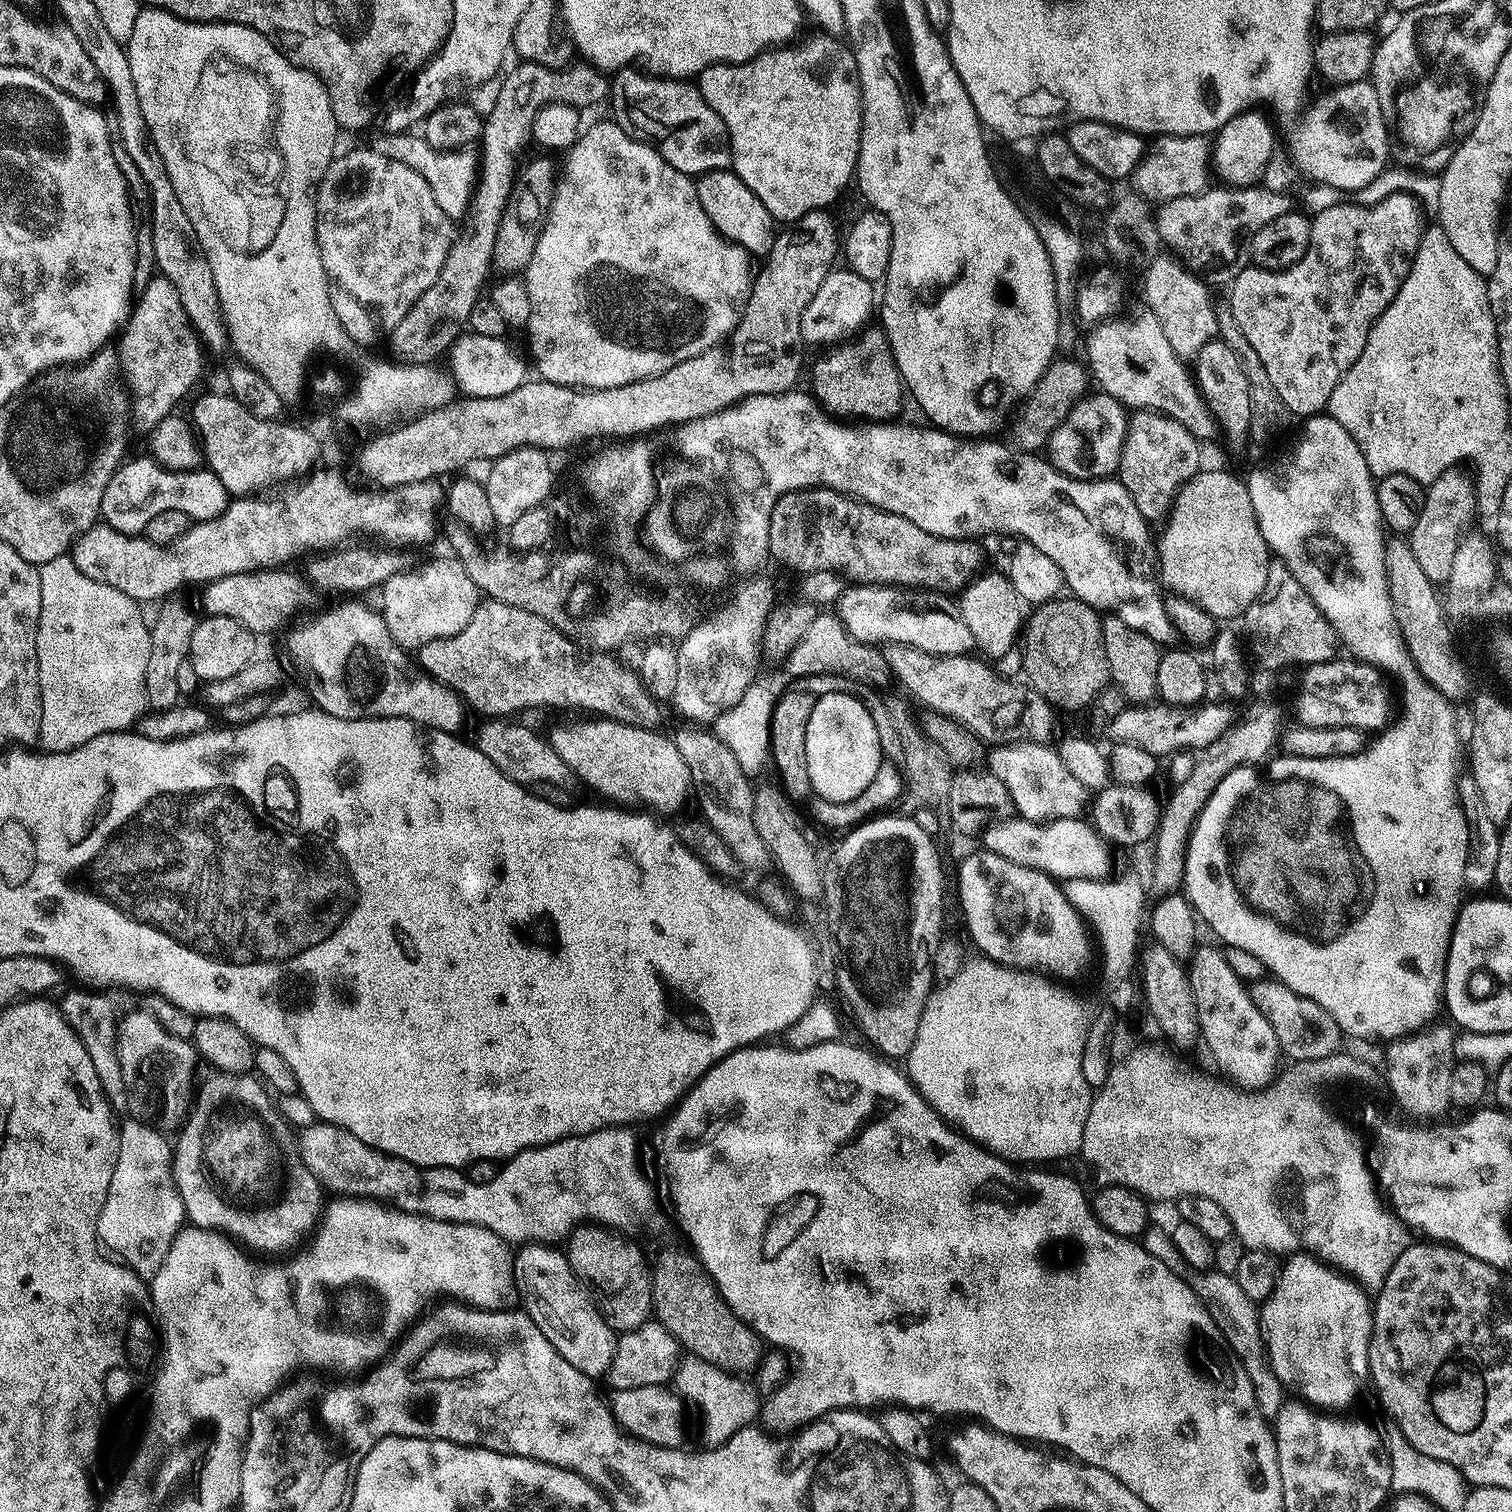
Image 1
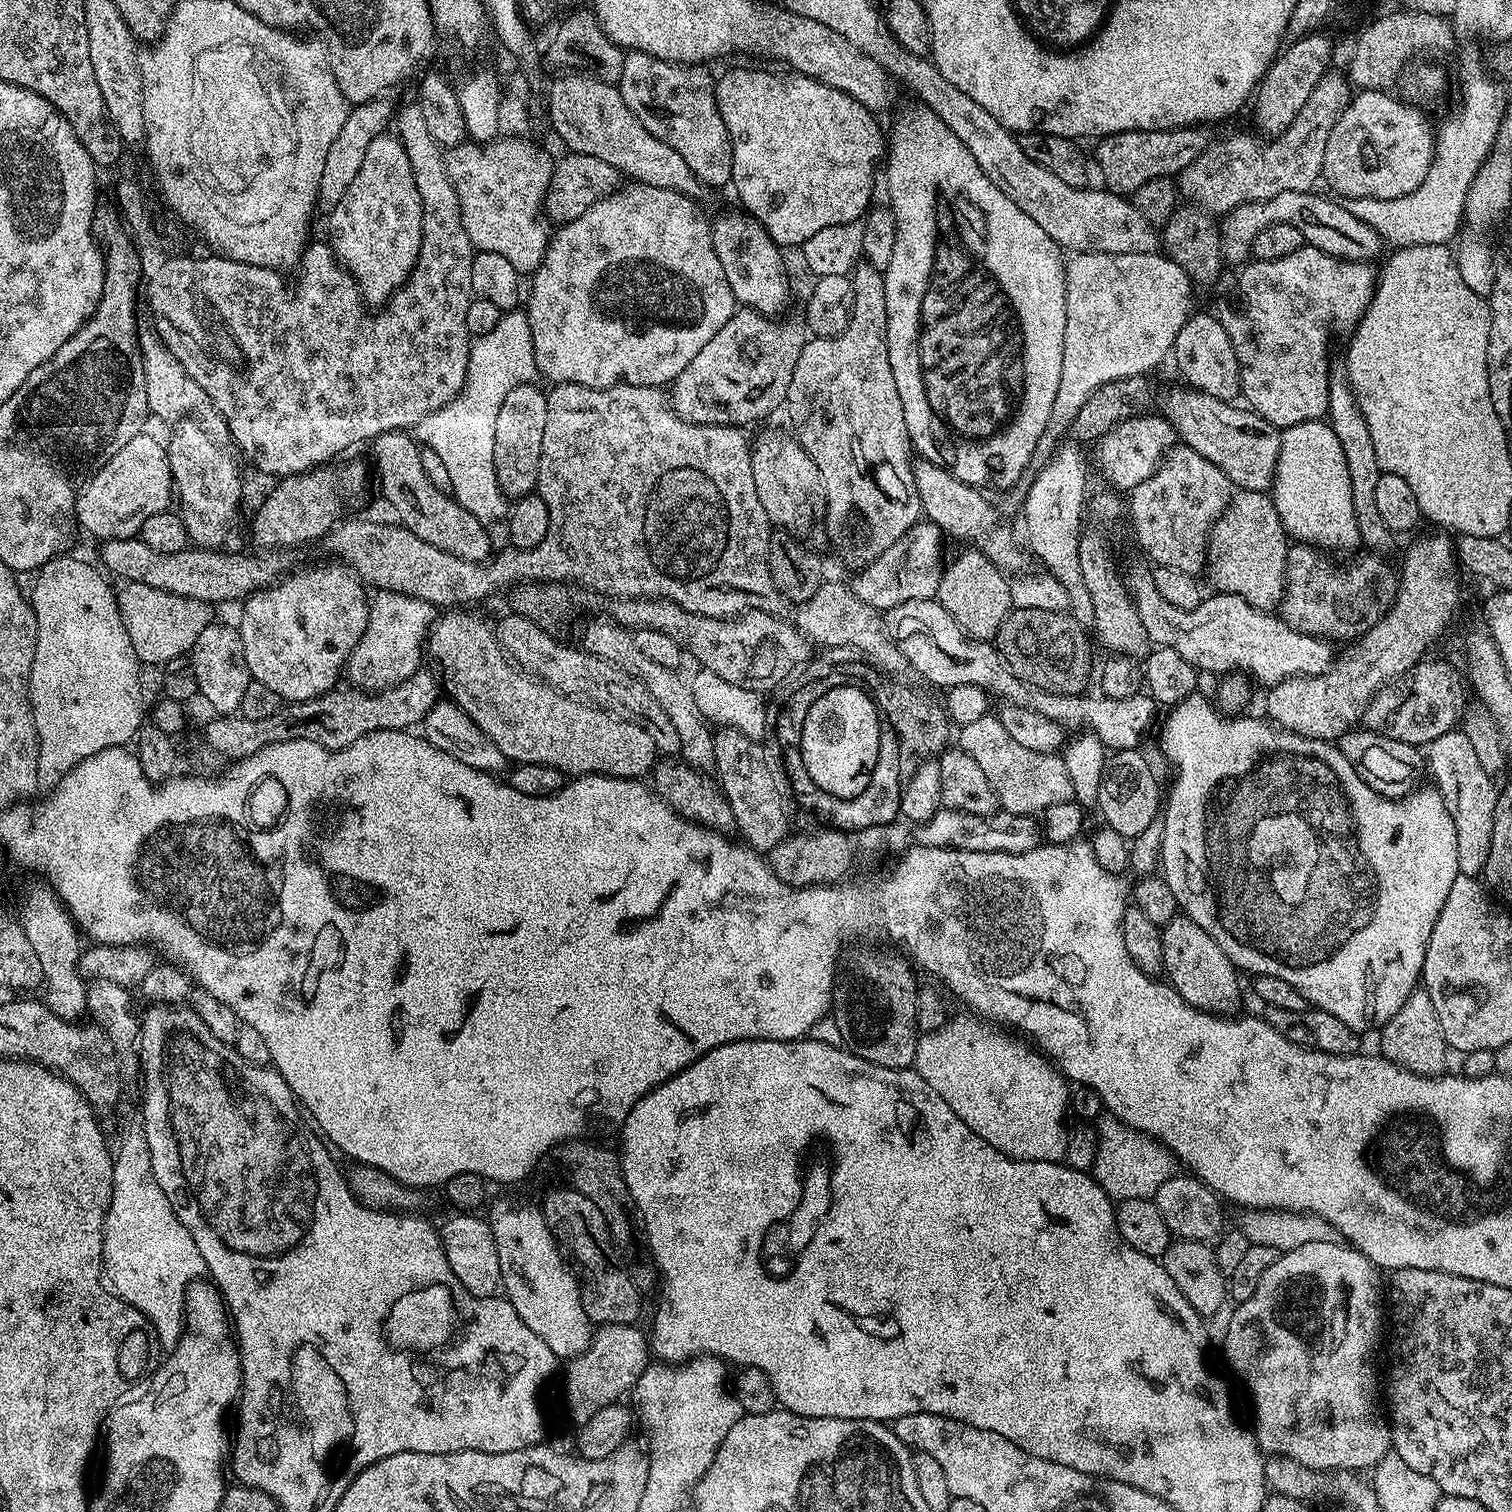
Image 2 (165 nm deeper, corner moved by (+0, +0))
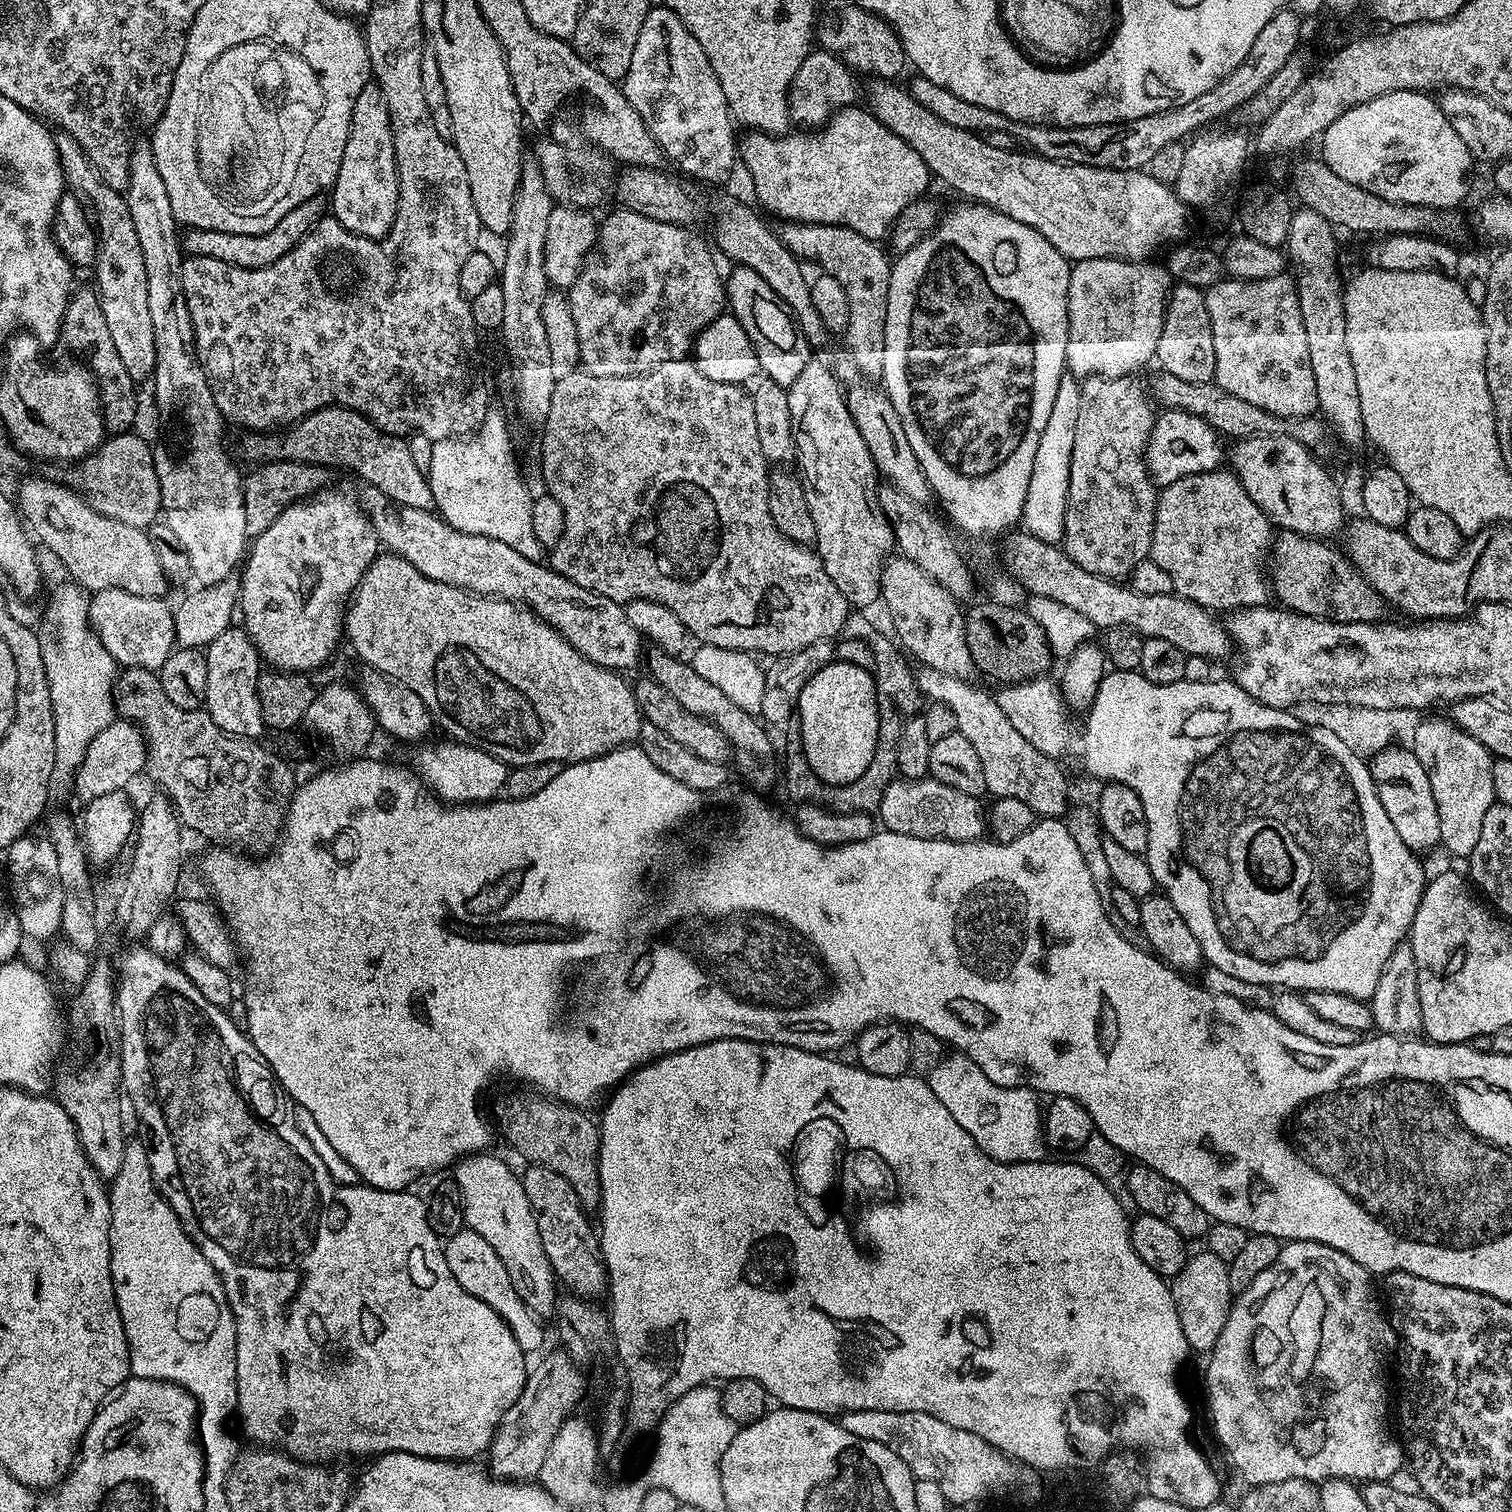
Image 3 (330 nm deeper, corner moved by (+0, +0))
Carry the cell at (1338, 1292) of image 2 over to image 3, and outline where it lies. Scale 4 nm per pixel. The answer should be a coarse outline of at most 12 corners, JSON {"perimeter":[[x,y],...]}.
{"perimeter":[[1289,1240],[1207,1357],[1245,1485],[1388,1482],[1396,1332]]}

